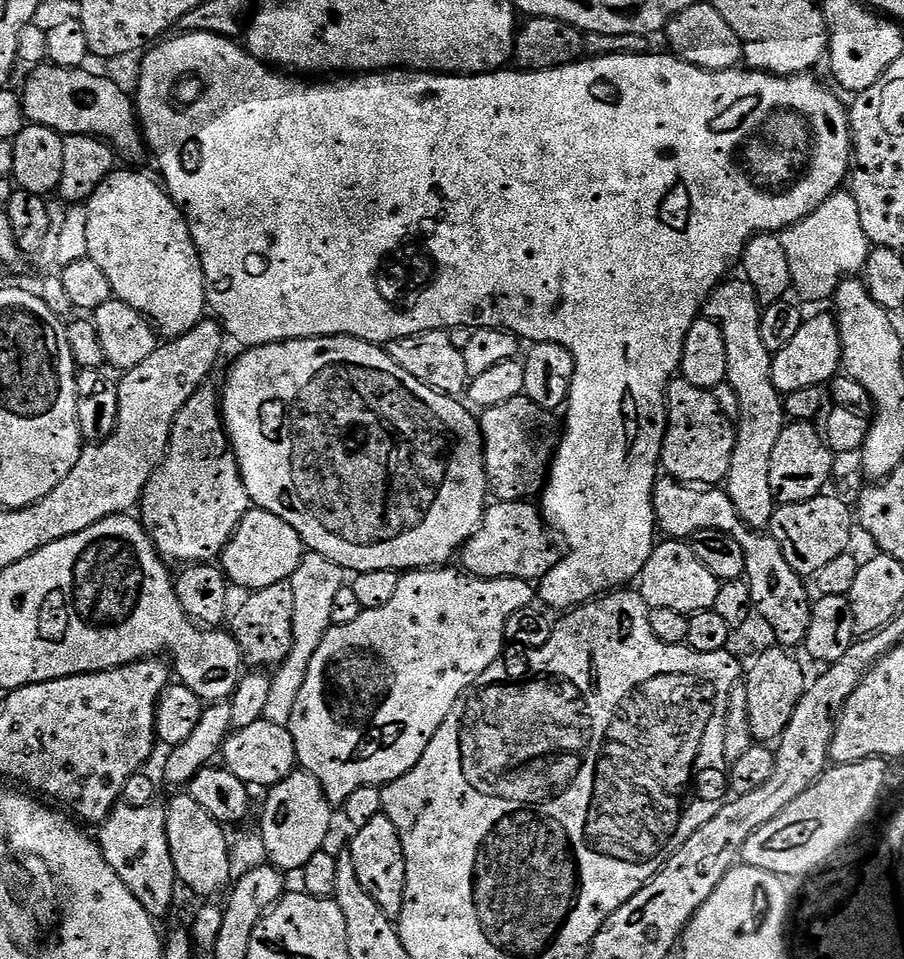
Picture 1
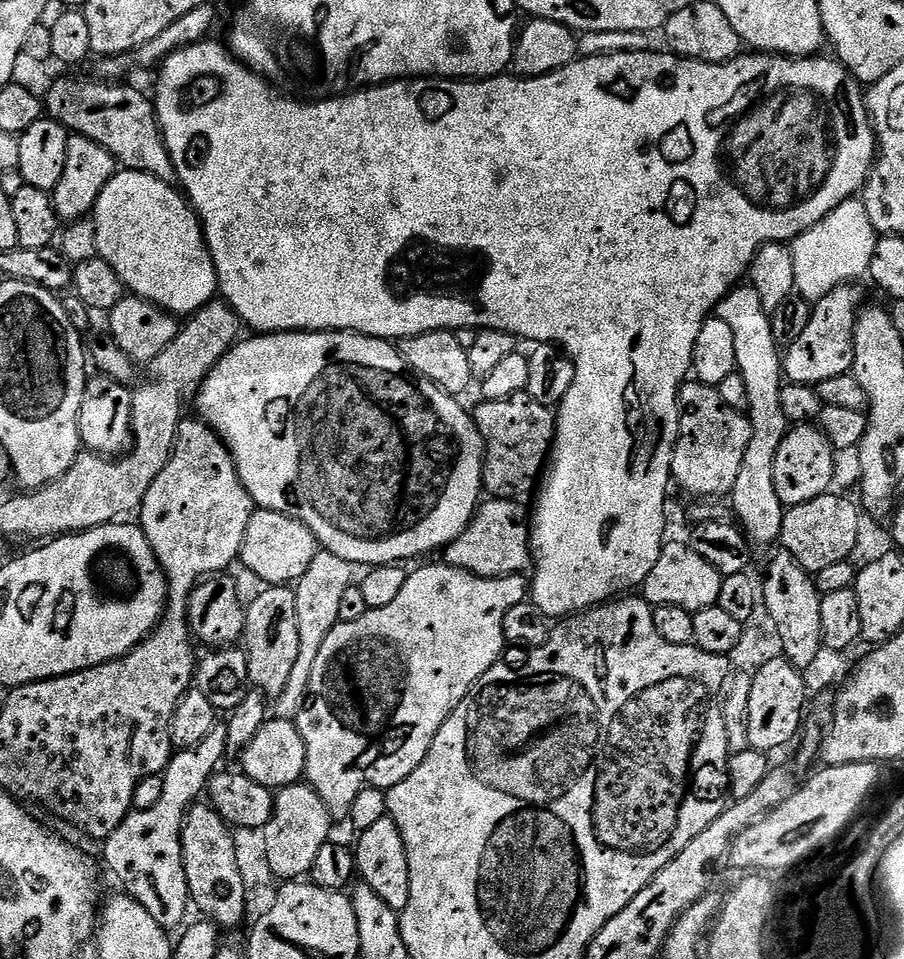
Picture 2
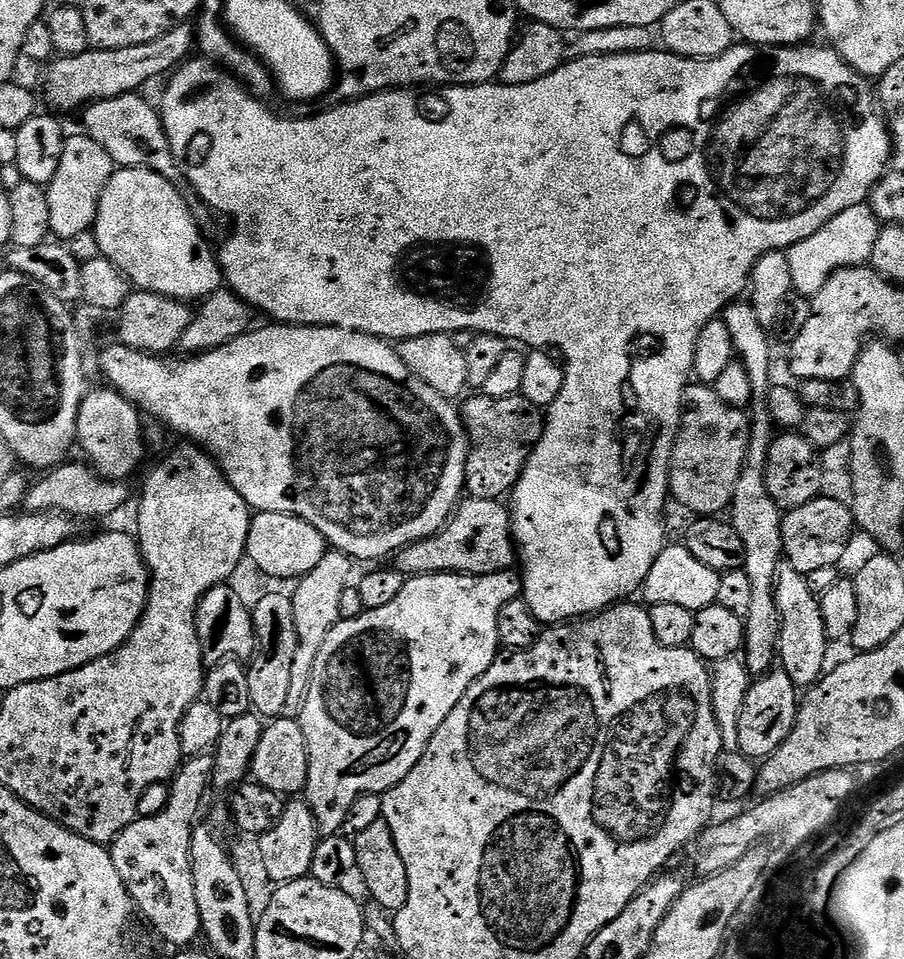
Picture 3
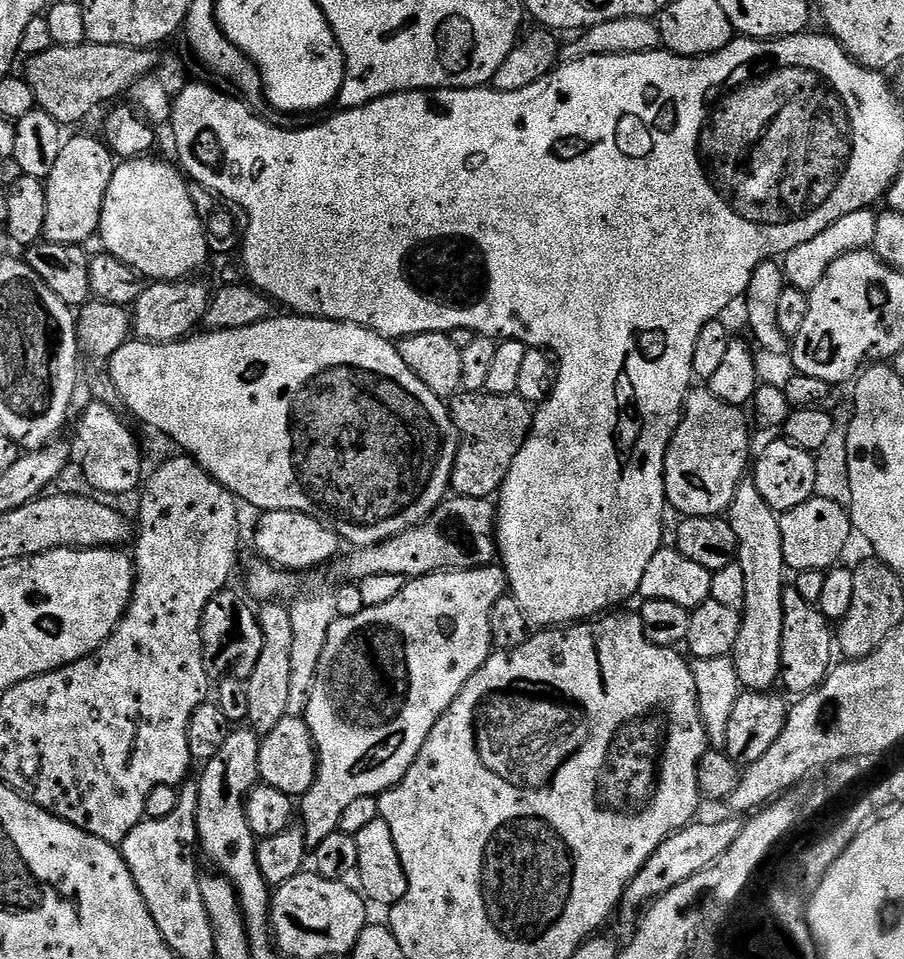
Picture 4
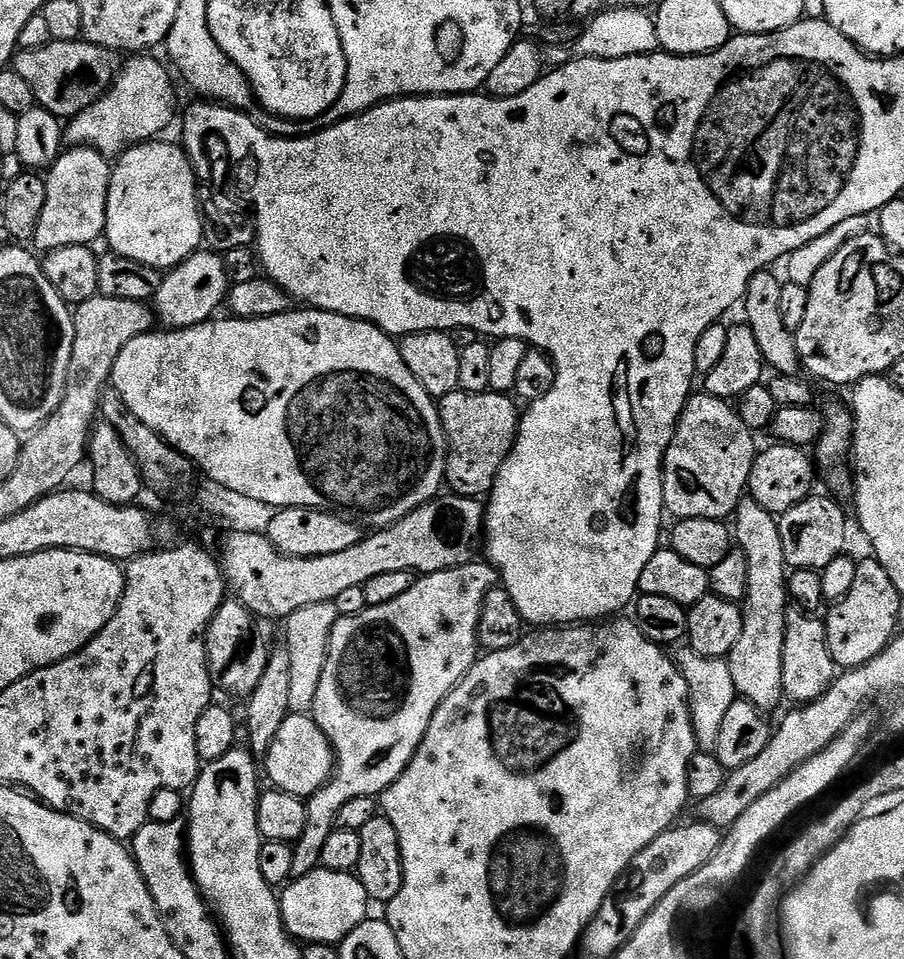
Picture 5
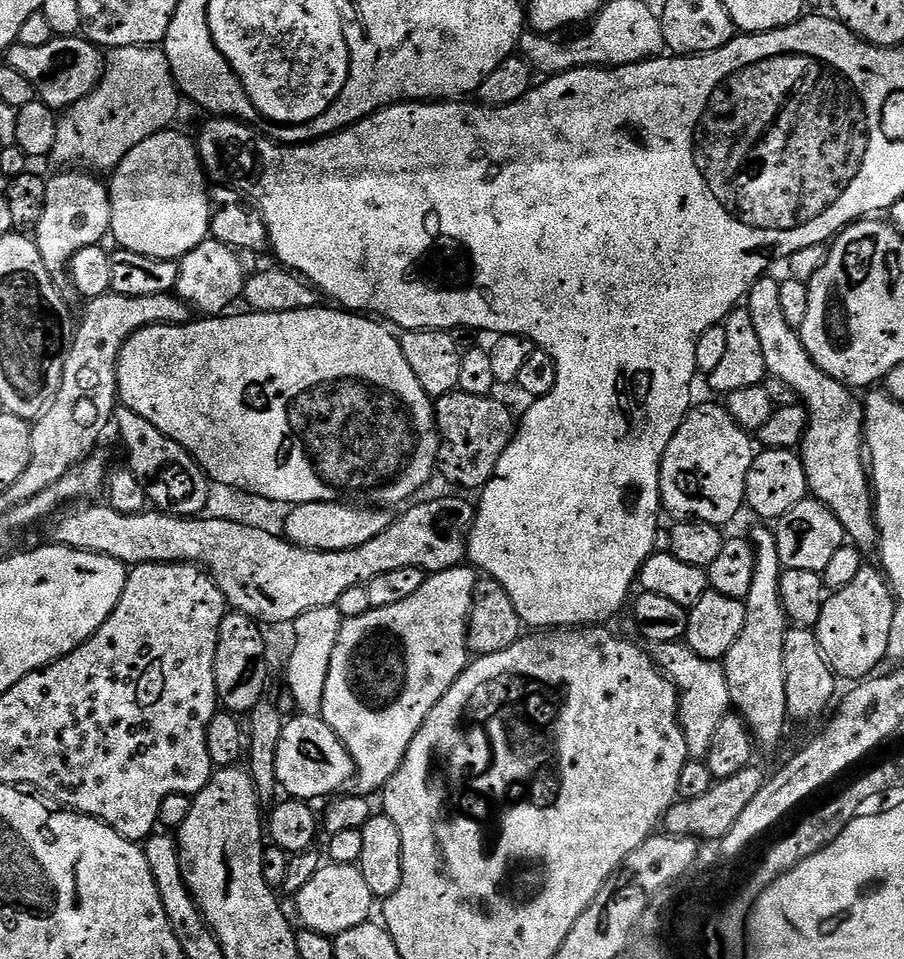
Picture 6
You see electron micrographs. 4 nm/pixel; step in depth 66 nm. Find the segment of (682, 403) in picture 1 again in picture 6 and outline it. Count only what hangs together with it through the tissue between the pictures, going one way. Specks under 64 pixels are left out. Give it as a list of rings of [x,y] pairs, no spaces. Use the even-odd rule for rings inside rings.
[[[700,404],[689,408],[688,417],[678,426],[660,463],[660,499],[676,518],[700,520],[725,526],[745,507],[746,474],[750,474],[753,437],[741,428],[727,407]]]

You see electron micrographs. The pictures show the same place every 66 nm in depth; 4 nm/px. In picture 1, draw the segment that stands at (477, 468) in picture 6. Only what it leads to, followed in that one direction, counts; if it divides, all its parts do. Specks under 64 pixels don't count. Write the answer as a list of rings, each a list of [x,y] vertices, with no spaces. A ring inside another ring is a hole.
[[[525,395],[510,398],[502,406],[483,409],[478,423],[484,438],[484,468],[496,500],[531,501],[543,493],[562,443],[562,424],[556,421],[556,416],[555,411],[538,406]]]

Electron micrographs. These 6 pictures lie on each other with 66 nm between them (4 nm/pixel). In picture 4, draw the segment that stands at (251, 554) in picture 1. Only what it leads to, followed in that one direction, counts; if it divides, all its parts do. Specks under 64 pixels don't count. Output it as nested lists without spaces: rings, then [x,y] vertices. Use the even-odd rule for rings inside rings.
[[[274,510],[264,512],[261,517],[256,524],[256,548],[260,551],[261,561],[293,574],[301,574],[307,568],[316,568],[319,564],[334,559],[336,555],[341,555],[342,541],[339,534],[310,514],[294,510]]]

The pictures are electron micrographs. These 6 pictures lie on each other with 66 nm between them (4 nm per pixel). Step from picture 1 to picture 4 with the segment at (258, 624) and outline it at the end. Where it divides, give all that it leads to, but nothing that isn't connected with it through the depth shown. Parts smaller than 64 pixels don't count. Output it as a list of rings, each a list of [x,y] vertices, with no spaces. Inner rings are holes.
[[[268,602],[259,609],[262,630],[262,654],[258,656],[258,666],[246,681],[246,698],[250,698],[247,723],[253,732],[267,734],[289,715],[287,707],[290,695],[290,668],[293,657],[293,623],[287,607],[280,602]]]

